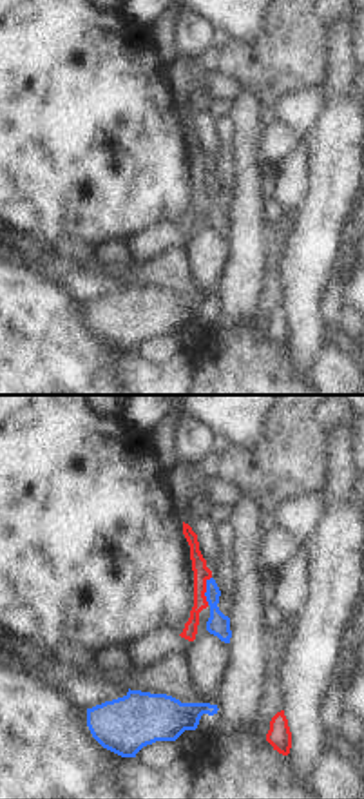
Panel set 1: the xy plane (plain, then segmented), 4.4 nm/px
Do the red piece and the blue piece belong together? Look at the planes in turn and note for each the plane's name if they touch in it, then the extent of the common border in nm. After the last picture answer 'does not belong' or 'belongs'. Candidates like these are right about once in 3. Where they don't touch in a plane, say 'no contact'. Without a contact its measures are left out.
meets red in xy; contact 130 nm long

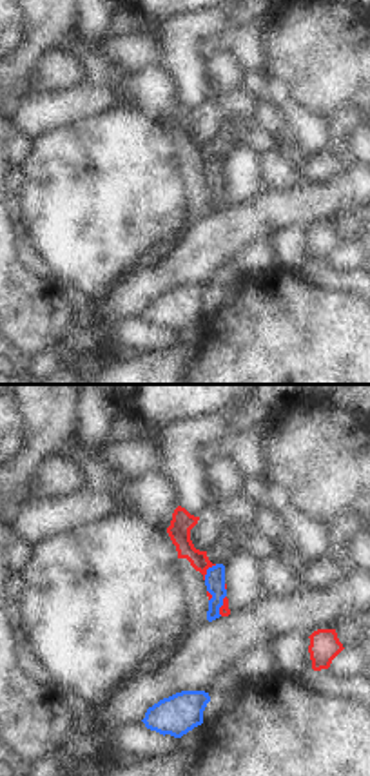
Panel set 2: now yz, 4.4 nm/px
meets red in yz; contact 90 nm long

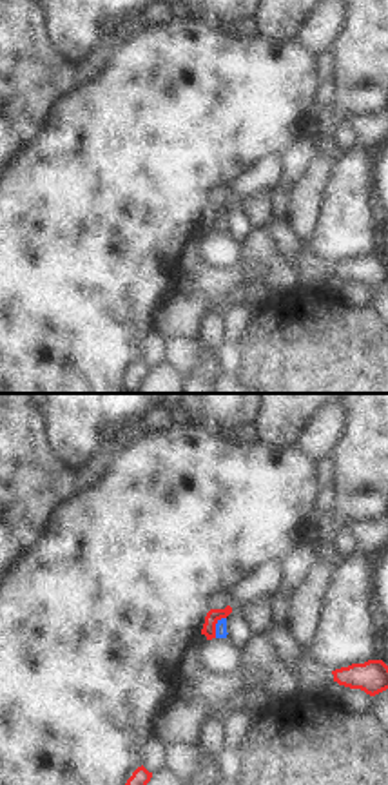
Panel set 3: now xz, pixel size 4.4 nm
meets red in xz; contact 110 nm long

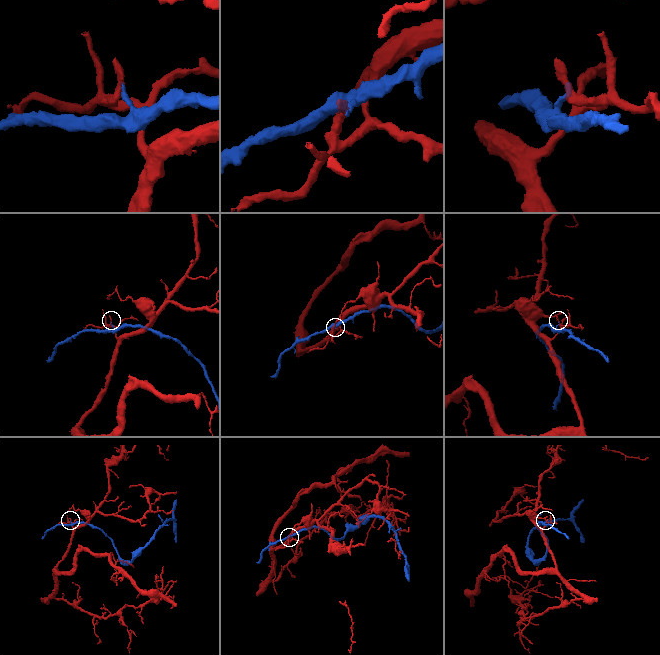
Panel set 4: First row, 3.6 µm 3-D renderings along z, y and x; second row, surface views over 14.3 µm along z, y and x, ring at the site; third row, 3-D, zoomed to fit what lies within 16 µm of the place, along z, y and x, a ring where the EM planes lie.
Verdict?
does not belong

